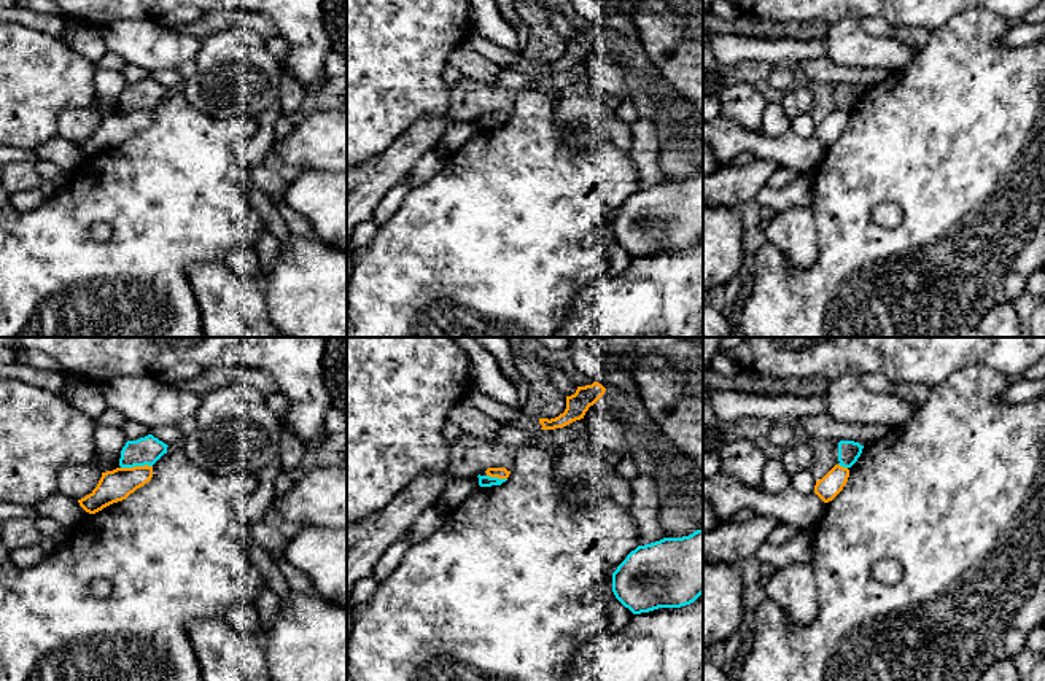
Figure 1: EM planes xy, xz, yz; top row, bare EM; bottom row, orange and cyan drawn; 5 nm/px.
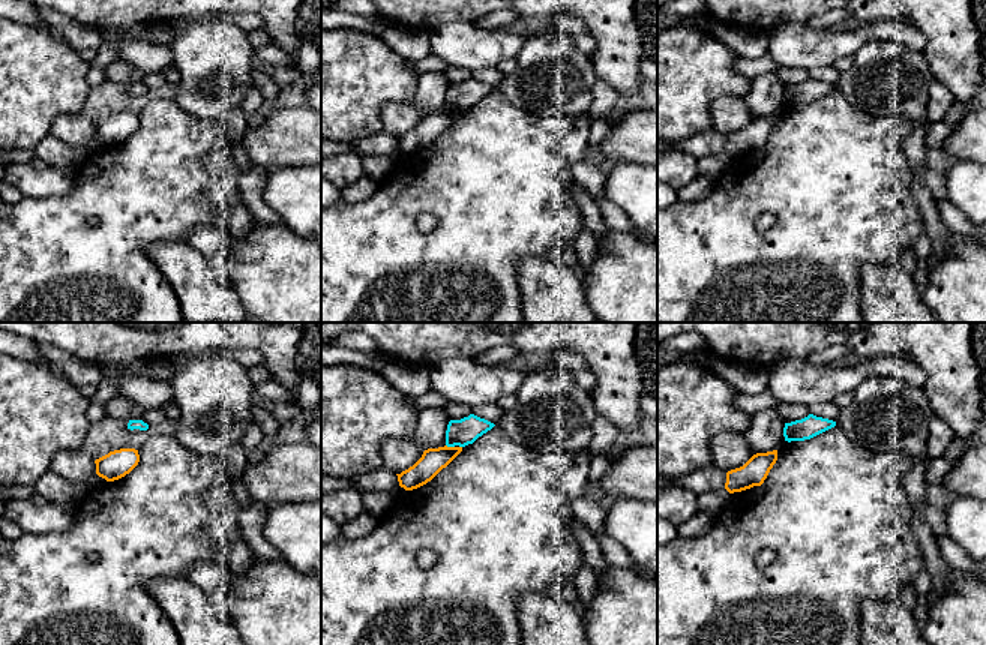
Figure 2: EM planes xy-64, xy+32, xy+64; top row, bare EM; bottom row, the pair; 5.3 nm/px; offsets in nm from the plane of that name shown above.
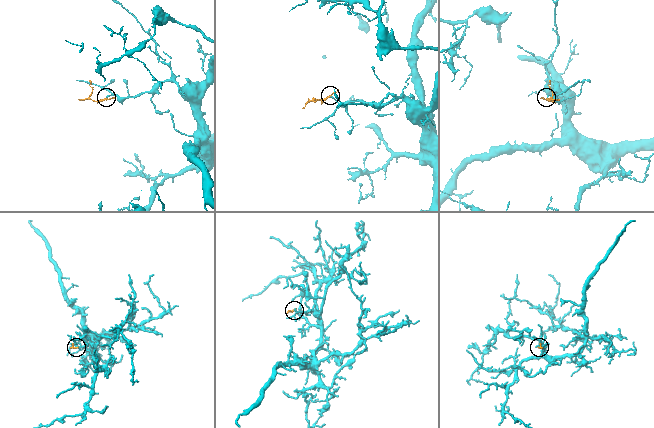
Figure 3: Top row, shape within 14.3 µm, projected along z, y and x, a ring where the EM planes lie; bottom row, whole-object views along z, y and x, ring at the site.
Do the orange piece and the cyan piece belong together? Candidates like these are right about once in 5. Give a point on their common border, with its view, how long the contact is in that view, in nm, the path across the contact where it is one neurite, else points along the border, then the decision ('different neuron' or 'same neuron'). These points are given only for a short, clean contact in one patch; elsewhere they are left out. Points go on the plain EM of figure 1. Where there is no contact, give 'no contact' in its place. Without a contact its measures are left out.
xy (135, 110) | 160 nm | along xy (151, 108), (121, 112) | different neuron

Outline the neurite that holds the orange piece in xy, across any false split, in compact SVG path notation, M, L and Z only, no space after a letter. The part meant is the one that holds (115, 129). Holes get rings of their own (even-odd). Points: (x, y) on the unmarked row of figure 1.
M134 110L134 111L116 111L113 115L102 116L97 130L78 143L80 150L95 158L103 151L126 143L137 132L143 130L153 121L153 110Z

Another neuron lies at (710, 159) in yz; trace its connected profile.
M703 142L703 178L719 170L721 161L714 154L713 148Z

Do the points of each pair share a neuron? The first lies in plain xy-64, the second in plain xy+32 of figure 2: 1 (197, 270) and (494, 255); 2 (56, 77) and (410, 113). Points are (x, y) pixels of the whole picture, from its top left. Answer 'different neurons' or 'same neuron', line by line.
1: different neurons
2: different neurons

